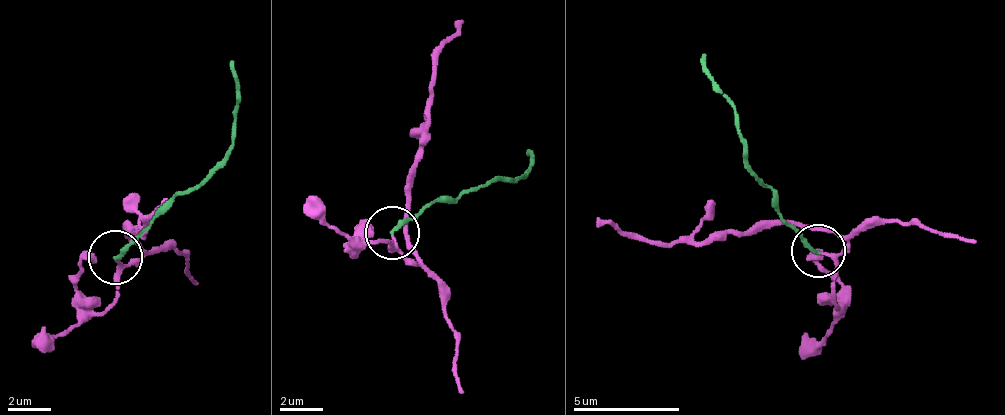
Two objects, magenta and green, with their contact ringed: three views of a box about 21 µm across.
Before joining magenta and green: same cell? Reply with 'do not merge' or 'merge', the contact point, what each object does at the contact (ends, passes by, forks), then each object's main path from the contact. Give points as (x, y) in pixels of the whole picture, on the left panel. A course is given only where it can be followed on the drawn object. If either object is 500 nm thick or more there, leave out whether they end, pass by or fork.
do not merge; at (115, 257); magenta passes by; green ends there; magenta runs (114, 259), (126, 266), (142, 251), (130, 238), (125, 222), (143, 235), (144, 227), (168, 199); green runs (114, 259), (231, 146), (236, 113), (229, 62)

